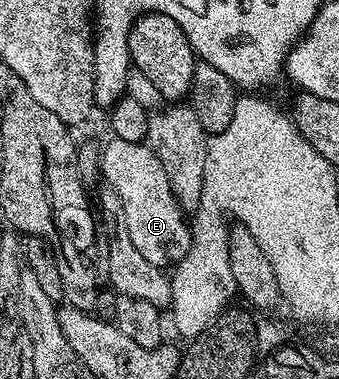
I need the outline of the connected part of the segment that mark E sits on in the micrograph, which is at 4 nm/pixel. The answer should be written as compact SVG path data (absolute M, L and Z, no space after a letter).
M118 138L109 140L99 154L99 174L104 185L110 186L119 200L123 200L127 232L131 232L131 244L139 248L143 260L151 260L153 266L169 268L187 256L193 243L193 231L186 211L175 200L171 180L167 180L163 164L159 164L148 145Z

